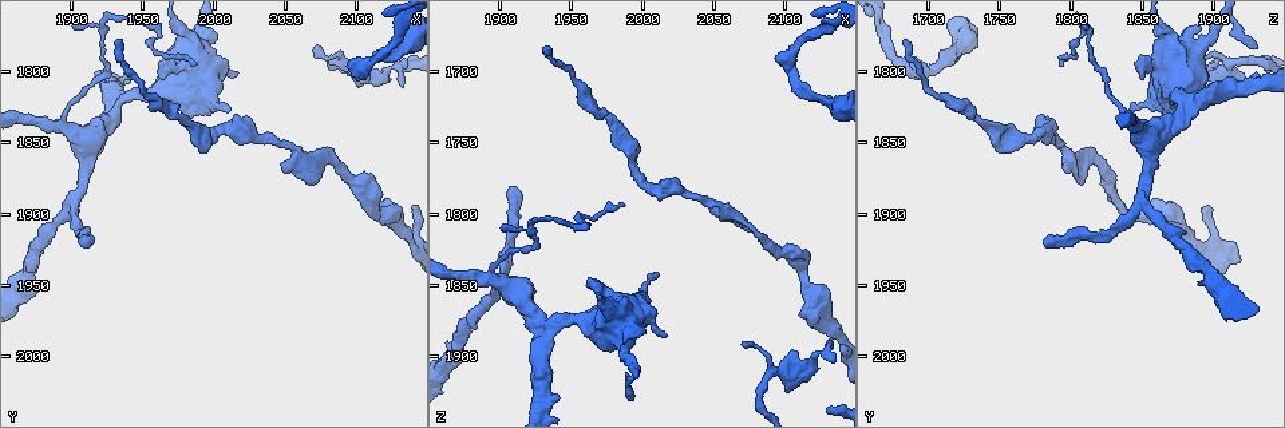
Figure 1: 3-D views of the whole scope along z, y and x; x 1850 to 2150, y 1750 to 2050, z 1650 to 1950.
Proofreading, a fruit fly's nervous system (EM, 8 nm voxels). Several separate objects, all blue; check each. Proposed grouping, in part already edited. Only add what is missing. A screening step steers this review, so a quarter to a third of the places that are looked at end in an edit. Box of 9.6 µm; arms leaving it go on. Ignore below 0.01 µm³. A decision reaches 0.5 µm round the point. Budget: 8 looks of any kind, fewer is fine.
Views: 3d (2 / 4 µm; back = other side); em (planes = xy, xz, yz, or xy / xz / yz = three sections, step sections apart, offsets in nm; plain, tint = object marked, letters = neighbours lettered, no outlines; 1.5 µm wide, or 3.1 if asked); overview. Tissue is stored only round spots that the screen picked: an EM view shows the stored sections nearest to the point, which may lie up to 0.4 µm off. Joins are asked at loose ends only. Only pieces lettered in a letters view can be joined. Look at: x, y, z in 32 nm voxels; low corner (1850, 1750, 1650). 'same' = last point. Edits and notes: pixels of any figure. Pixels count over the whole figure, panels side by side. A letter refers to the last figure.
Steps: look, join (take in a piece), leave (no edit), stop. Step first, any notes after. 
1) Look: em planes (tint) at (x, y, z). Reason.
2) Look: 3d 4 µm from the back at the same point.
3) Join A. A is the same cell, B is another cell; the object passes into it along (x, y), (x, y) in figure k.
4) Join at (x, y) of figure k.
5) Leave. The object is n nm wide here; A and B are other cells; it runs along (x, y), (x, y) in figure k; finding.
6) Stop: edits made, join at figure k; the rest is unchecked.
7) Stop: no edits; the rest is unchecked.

Look: em xz step 4 (letters) at (1906, 1920, 1780). An open end.

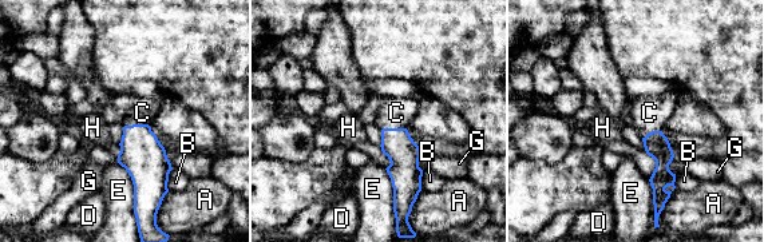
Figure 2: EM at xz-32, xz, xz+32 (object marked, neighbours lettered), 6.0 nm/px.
Look: em planes (letters) at the same point. Cut it another way.

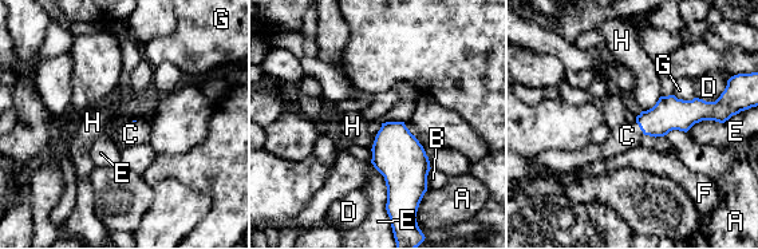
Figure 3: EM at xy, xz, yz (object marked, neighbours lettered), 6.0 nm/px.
Join C. C is the same cell, A, B, D, E, F, G and H are other cells; the object passes into it along (670, 113), (640, 129), (627, 135) in figure 3; the neuron continues.

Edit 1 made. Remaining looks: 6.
Look: 3d 4 µm at (2012, 1828, 1842). Branch stops here.

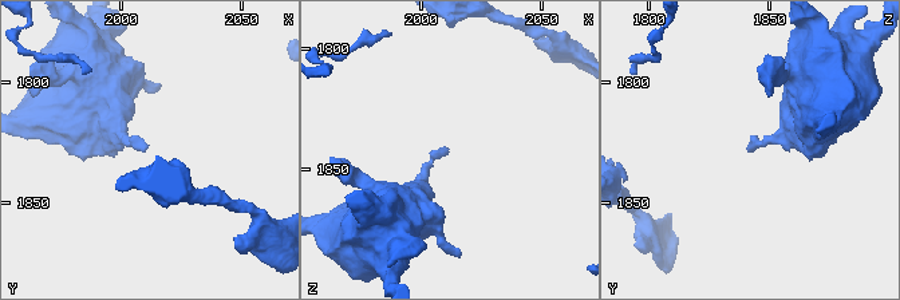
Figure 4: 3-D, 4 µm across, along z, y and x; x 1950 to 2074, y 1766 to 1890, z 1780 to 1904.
Look: em xy step 4 (letters) at (2011, 1827, 1841).

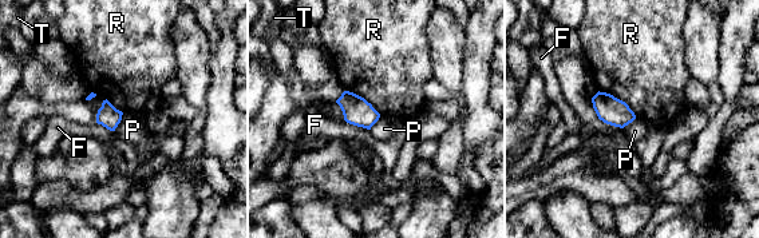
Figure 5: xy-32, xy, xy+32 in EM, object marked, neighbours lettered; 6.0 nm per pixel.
Look: em planes (letters) at the same point. Another direction.

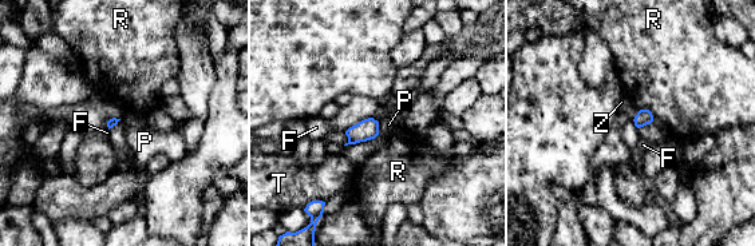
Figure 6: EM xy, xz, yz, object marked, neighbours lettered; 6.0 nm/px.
Leave. F, P, R, T and Z are other cells; none of them fits.

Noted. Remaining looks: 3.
Look: 3d 2 µm from the back at (2070, 1784, 1892). Thin end.

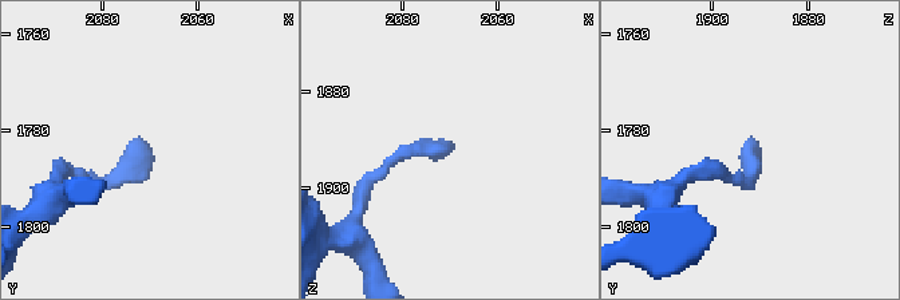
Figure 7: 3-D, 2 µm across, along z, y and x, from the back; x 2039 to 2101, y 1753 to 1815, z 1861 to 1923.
Look: em planes (letters) at (2070, 1784, 1890).

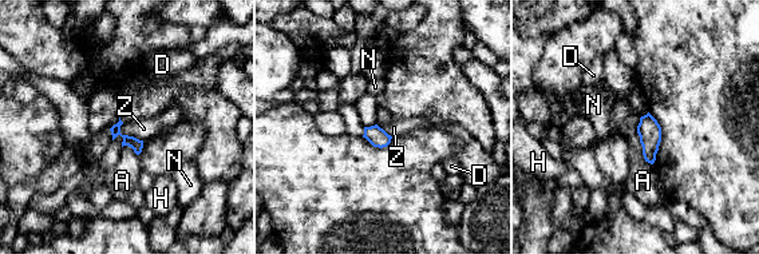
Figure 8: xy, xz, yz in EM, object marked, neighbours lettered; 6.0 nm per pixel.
Leave. A, D, H, N and Z are other cells; a border runs along (119, 126), (122, 134), (143, 141) in figure 8; none of them fits.

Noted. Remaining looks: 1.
Stop: edits made, join at figure 3; the rest is unchecked.

